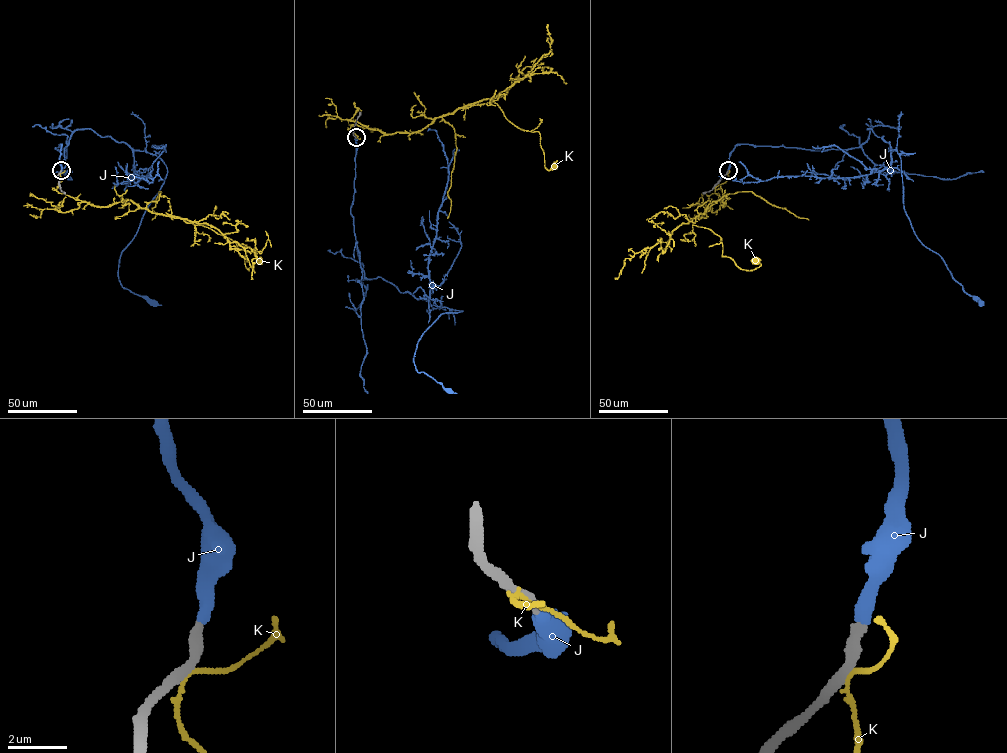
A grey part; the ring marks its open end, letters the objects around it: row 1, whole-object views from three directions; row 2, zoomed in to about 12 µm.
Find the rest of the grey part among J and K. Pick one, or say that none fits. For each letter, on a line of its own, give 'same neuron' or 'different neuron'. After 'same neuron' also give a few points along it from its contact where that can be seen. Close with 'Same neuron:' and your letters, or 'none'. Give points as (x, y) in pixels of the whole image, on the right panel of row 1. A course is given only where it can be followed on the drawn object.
J: same neuron; it runs (728, 170), (736, 145), (847, 149), (859, 147), (871, 129), (899, 155), (903, 208), (918, 239), (981, 303)
K: different neuron
Same neuron: J

